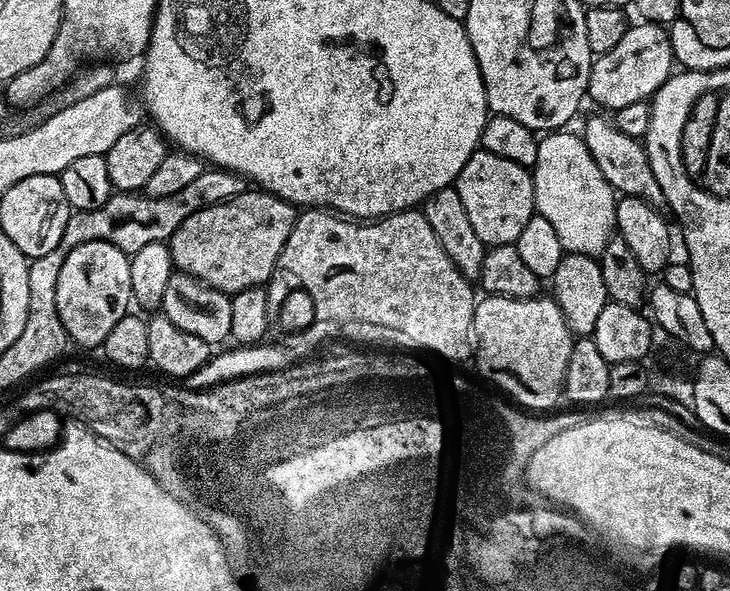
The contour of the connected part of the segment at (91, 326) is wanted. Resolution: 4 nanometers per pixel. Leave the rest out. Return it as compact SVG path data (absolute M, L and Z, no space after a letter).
M108 240L86 242L70 250L70 258L62 262L62 270L58 274L56 301L58 318L62 318L69 341L84 348L99 349L106 334L114 330L114 322L129 315L128 304L133 303L129 253L118 250L118 246Z

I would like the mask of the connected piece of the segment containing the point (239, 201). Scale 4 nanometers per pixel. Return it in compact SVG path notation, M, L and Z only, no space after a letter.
M245 190L232 200L206 206L190 214L190 218L186 218L186 222L182 222L178 230L174 230L172 239L167 241L175 271L190 274L214 290L229 294L267 285L272 272L277 271L276 263L282 254L282 246L286 246L286 238L290 238L290 230L297 215L297 205L287 204L282 198L263 190Z

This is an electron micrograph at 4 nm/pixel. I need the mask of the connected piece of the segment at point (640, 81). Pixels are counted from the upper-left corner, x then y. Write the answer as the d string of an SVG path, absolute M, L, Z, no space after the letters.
M639 23L628 27L626 35L619 40L618 46L614 46L614 50L606 50L606 54L597 56L592 61L587 99L593 100L600 107L597 109L615 110L648 100L673 75L674 47L664 33L667 31L658 24Z

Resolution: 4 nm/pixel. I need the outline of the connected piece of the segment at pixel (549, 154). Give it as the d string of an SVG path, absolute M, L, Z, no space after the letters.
M557 130L541 135L538 140L538 158L530 171L536 212L542 218L546 218L550 226L554 226L554 231L558 233L558 242L562 242L564 251L599 258L602 250L606 250L606 242L610 242L616 232L618 193L598 170L598 165L591 157L583 135L576 133L575 136L572 130Z

